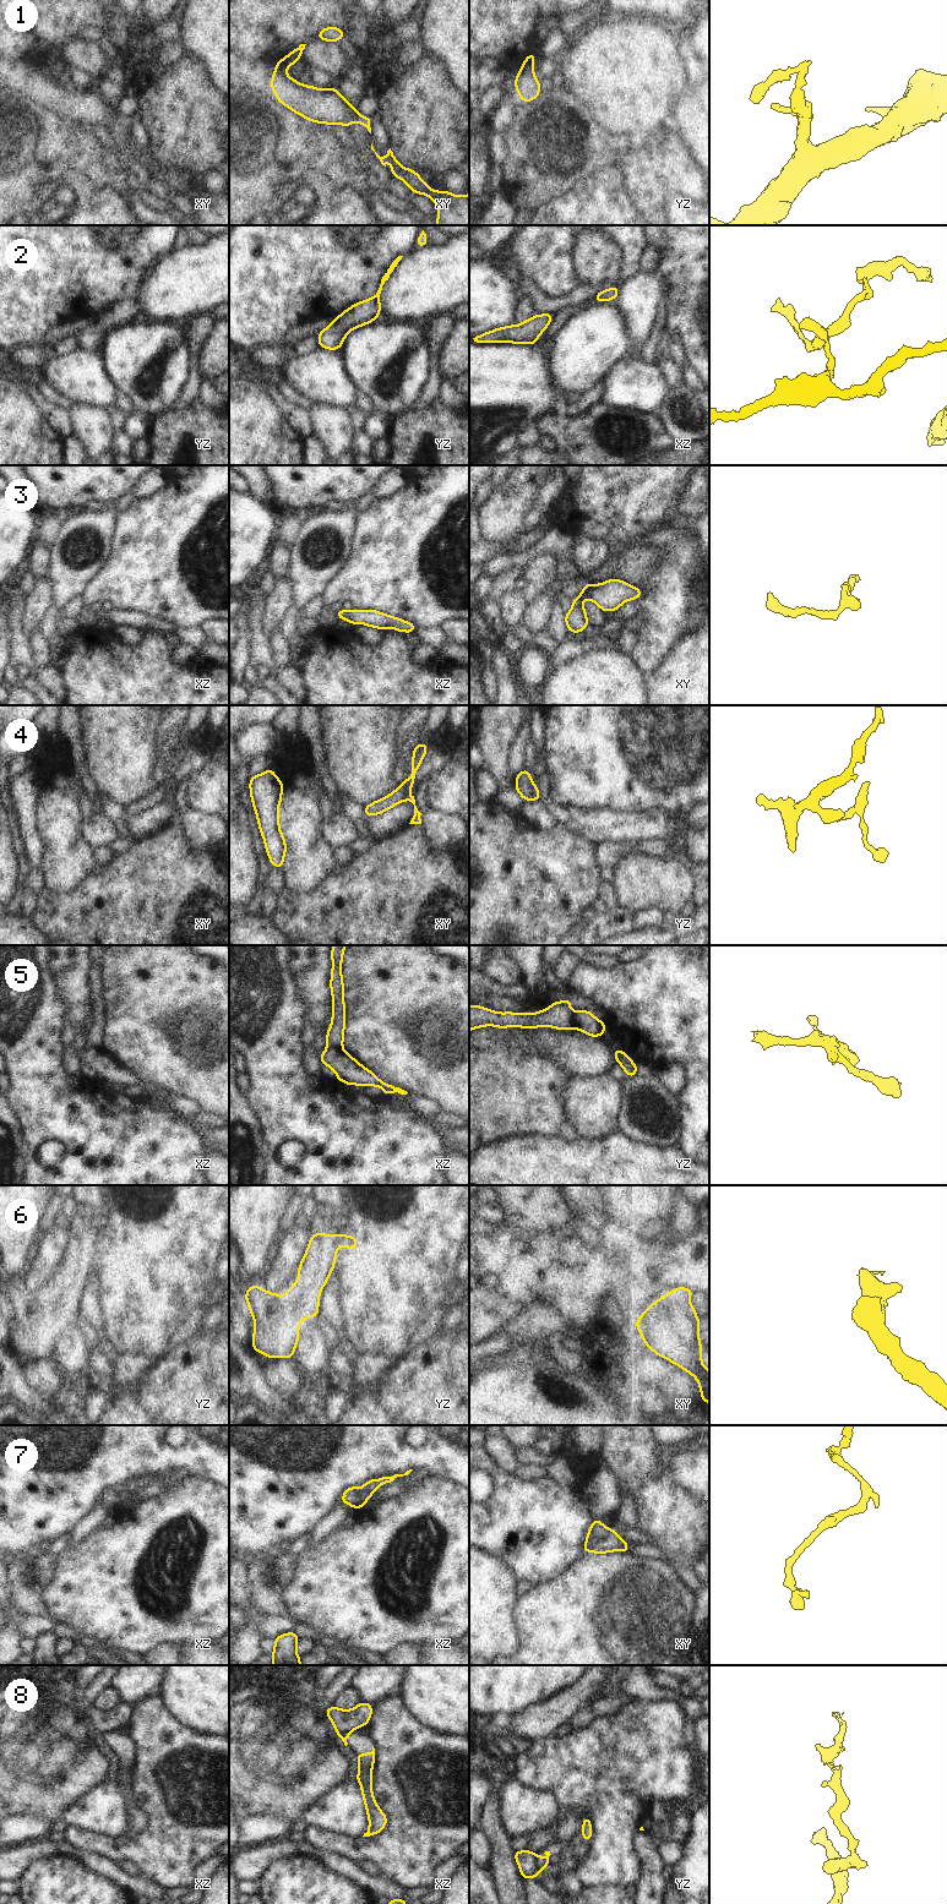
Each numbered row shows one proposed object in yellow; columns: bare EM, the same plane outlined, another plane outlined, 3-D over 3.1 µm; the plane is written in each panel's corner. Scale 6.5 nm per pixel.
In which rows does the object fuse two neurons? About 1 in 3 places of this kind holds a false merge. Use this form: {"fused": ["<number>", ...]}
{"fused": ["1", "4", "5", "8"]}

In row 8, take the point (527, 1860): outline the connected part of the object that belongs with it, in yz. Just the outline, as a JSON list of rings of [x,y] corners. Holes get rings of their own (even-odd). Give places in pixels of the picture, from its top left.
[[[528,1849],[524,1851],[516,1850],[513,1857],[518,1864],[523,1880],[537,1878],[539,1873],[537,1866],[537,1854],[532,1853]]]

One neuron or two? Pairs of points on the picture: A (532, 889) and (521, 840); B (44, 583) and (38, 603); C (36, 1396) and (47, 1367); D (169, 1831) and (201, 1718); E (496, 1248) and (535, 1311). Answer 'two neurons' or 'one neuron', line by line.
A: one neuron
B: one neuron
C: two neurons
D: two neurons
E: two neurons

